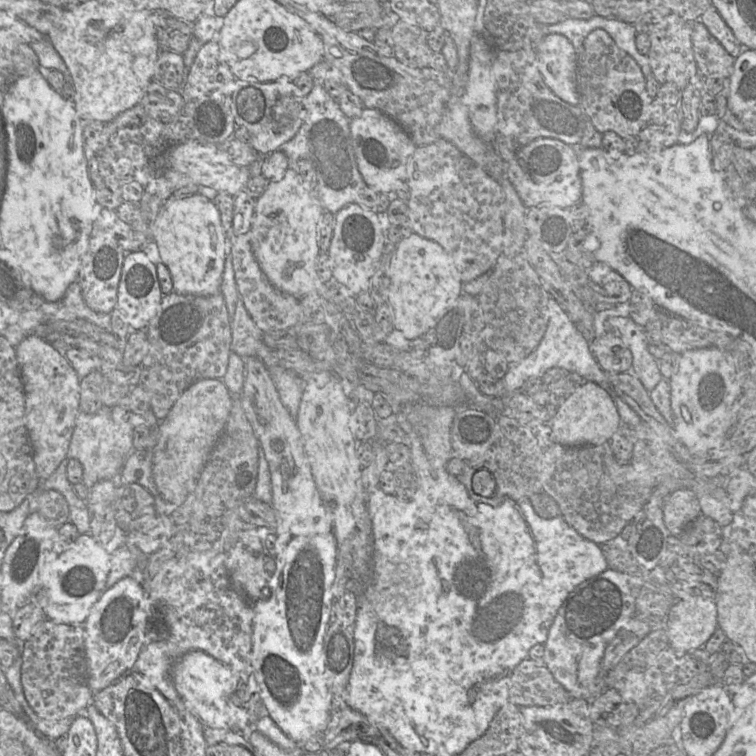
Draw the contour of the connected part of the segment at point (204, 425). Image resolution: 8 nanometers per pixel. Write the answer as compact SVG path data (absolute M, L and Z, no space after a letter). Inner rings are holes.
M200 379L191 384L160 422L159 439L154 447L153 477L161 496L168 503L180 506L193 491L199 475L227 423L233 395L221 379Z

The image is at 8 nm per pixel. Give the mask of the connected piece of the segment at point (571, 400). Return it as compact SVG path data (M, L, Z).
M591 381L571 394L550 420L556 442L567 447L592 446L610 441L621 424L612 396L600 385Z

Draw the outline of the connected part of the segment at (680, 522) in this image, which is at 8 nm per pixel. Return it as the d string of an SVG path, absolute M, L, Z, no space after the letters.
M689 489L675 490L663 503L664 524L671 536L680 536L700 514L698 498Z

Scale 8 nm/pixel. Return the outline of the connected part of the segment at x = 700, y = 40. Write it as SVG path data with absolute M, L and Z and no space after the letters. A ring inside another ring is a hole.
M700 21L692 23L692 45L699 73L703 77L730 77L735 58Z

